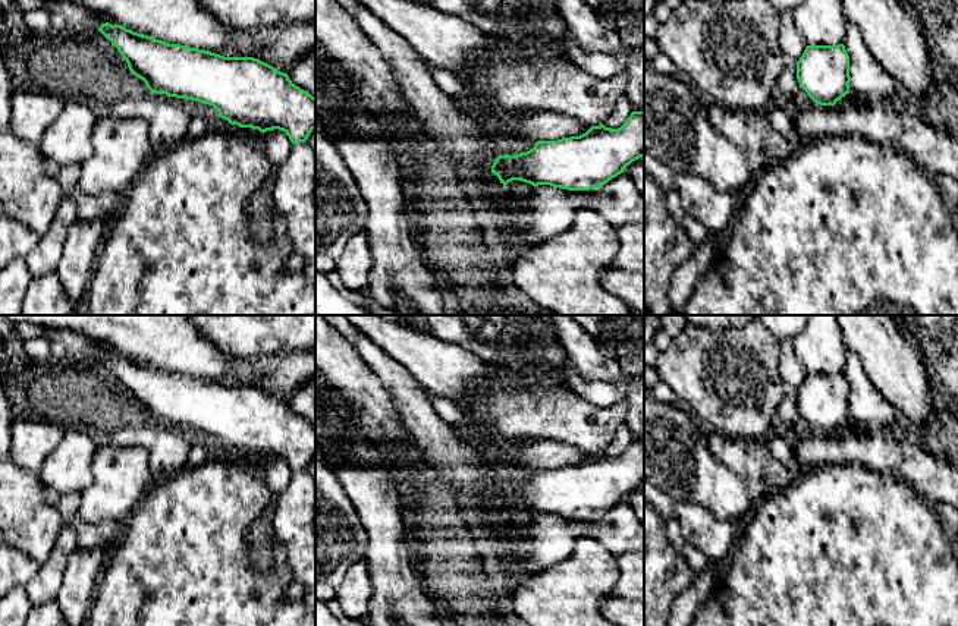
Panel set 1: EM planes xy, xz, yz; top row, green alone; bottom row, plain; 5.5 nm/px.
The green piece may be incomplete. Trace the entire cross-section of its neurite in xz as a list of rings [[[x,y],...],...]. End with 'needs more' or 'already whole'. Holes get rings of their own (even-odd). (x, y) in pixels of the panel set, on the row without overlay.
[[[632,440],[618,457],[604,453],[591,454],[579,465],[537,469],[527,481],[499,484],[491,494],[491,501],[505,515],[512,509],[521,509],[533,515],[550,513],[568,519],[590,519],[624,501],[626,494],[641,485],[644,485],[644,440]]]; already whole

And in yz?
[[[807,374],[797,390],[797,408],[816,432],[835,434],[849,422],[849,384],[845,374]]]; already whole

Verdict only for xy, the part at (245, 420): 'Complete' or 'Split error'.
Complete

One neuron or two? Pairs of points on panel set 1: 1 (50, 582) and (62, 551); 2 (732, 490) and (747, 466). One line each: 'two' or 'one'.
1: one
2: two

